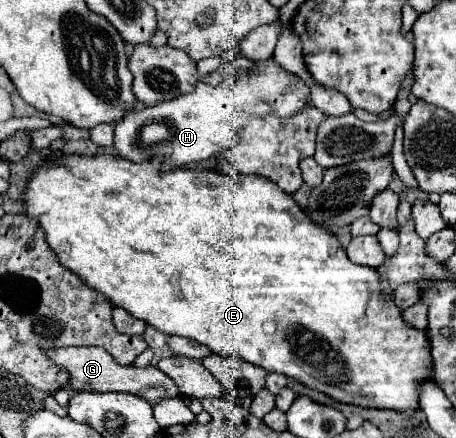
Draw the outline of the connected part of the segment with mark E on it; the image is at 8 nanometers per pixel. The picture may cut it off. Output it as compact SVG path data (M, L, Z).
M64 156L58 160L48 160L44 166L36 168L32 176L28 178L28 184L20 196L20 202L24 206L24 212L30 220L38 222L38 226L44 232L44 238L58 258L58 262L80 276L80 280L108 296L108 302L112 302L116 308L124 308L134 318L140 318L142 322L154 326L162 334L178 334L192 338L204 346L208 346L210 352L222 354L222 356L236 356L246 362L252 362L256 366L262 366L266 372L278 372L290 378L300 380L302 384L348 404L362 404L368 408L394 408L412 414L418 408L418 382L424 378L432 378L432 362L428 352L428 340L424 330L414 330L402 320L402 312L392 302L384 302L378 286L378 274L374 268L352 264L338 244L338 240L322 226L312 224L304 214L302 208L280 190L274 182L268 182L260 176L228 176L218 170L196 170L196 168L172 168L162 170L160 156L144 160L140 164L130 162L122 156Z

